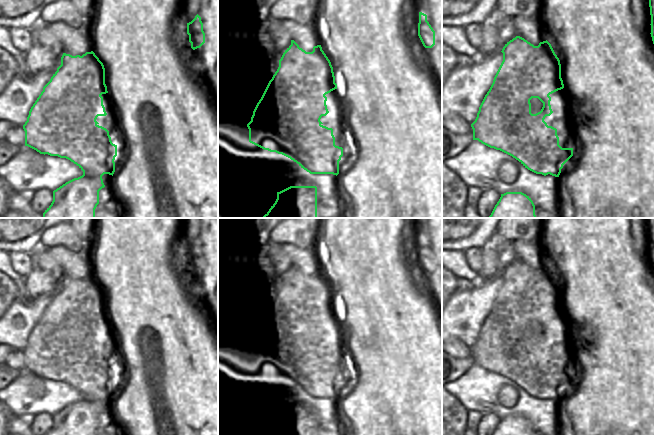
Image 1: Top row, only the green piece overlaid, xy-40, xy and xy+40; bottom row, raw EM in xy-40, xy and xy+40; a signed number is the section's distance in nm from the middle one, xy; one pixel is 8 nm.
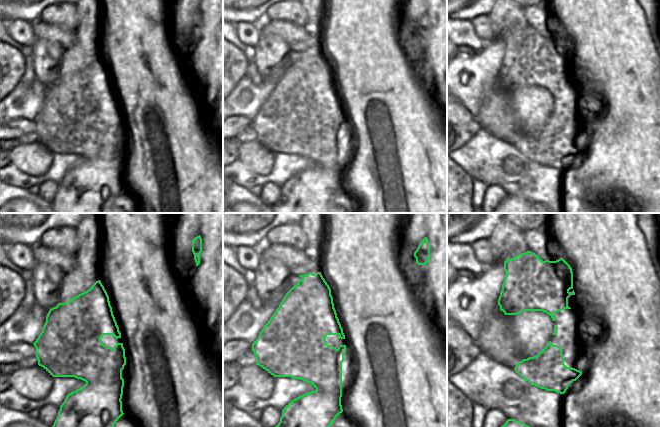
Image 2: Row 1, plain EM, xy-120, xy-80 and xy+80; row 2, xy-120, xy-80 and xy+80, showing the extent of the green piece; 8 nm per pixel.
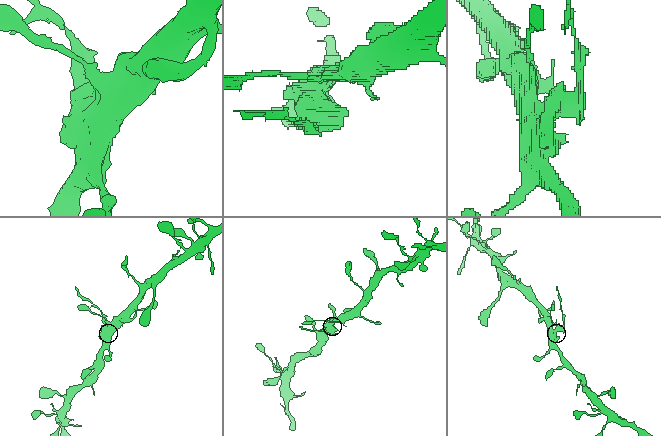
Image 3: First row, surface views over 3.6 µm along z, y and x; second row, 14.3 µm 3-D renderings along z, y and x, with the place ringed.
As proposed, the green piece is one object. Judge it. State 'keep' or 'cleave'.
cleave

